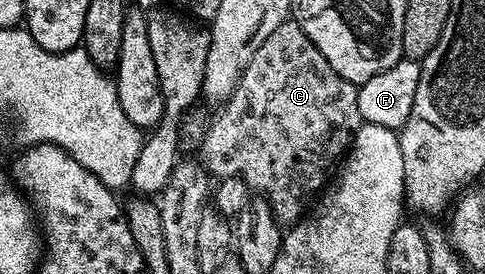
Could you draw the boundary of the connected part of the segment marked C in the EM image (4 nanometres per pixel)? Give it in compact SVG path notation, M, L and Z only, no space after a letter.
M289 19L257 47L257 55L249 59L249 67L245 67L233 93L216 108L219 110L215 118L208 123L199 141L198 160L212 178L241 177L251 191L269 203L280 226L296 225L303 220L308 208L306 197L314 198L324 188L327 168L334 166L351 147L361 124L358 94L356 82L337 75L337 71L329 67L329 59L317 51L313 39L305 35L297 22Z

